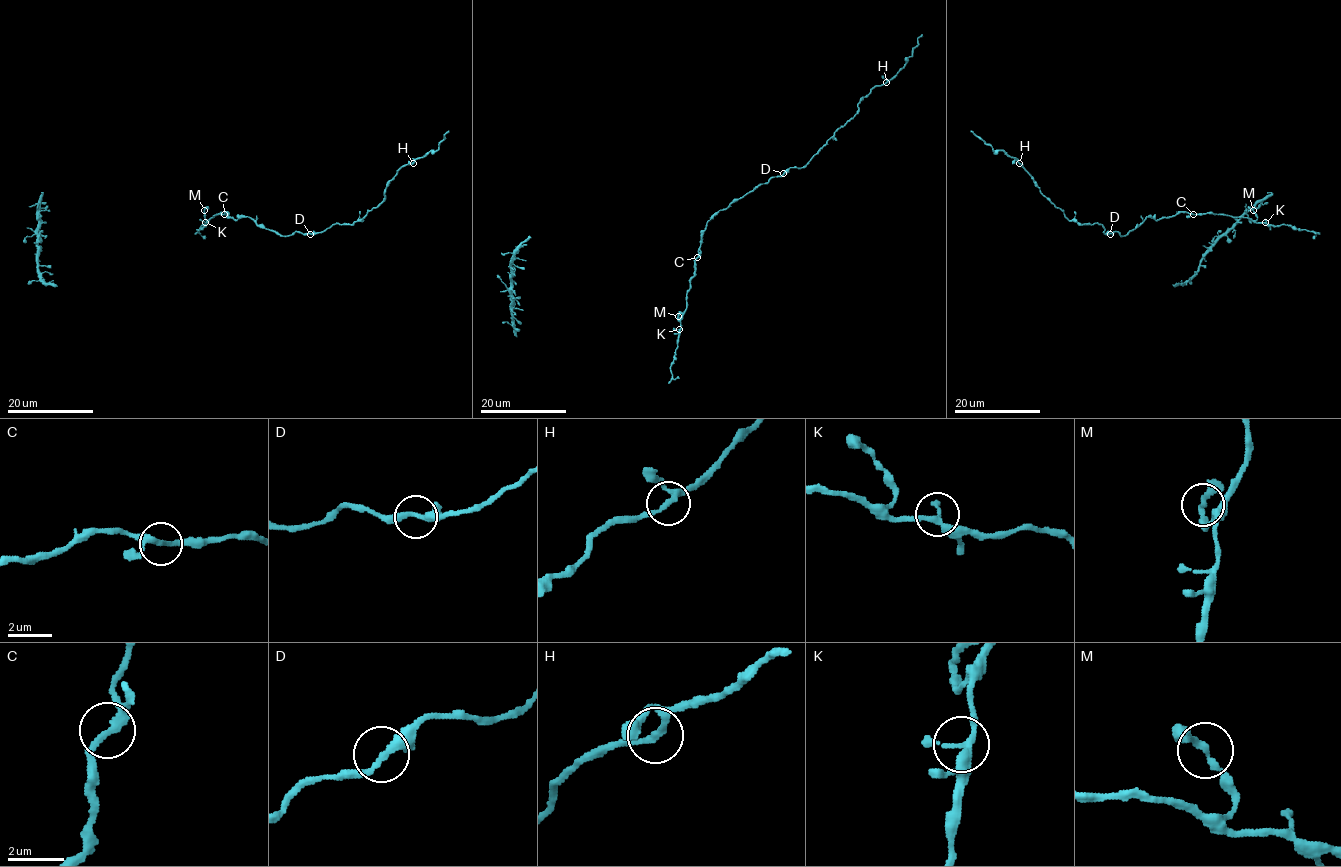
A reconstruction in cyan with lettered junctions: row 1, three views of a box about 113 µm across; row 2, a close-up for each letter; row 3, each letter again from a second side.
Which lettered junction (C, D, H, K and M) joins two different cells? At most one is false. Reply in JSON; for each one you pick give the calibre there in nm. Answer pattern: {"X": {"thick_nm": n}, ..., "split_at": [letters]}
{"split_at": []}

